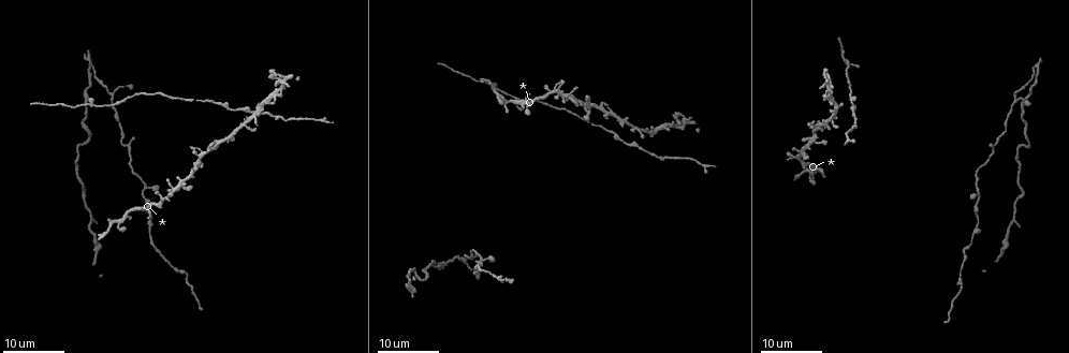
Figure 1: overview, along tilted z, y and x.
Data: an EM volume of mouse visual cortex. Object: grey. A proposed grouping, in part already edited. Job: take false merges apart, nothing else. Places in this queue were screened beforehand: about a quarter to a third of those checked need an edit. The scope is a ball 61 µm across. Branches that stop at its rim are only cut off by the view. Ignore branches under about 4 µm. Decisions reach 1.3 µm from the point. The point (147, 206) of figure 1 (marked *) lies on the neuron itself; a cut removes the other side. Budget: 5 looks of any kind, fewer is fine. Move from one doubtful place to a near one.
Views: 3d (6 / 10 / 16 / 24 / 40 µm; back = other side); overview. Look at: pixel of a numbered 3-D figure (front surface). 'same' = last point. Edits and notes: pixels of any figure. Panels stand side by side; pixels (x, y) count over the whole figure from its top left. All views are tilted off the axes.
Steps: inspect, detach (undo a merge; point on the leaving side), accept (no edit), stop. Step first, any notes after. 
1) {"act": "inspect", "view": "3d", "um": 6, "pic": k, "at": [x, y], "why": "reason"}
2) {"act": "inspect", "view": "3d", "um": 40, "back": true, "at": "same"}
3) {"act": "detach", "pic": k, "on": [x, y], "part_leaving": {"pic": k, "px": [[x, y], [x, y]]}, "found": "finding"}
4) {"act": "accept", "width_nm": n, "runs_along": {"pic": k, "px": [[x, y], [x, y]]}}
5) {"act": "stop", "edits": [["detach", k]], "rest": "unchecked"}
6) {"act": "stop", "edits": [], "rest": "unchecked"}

{"act": "inspect", "view": "3d", "um": 24, "pic": 1, "at": [123, 215], "why": "branch point"}

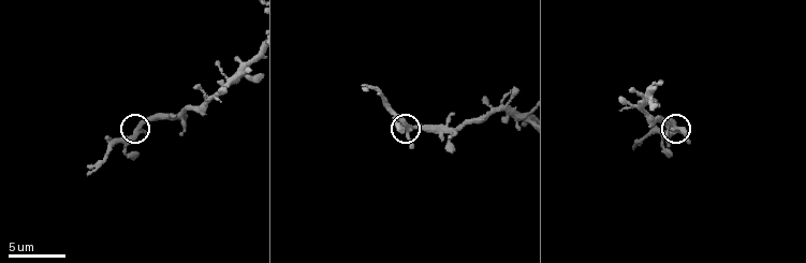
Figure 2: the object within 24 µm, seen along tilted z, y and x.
{"act": "inspect", "view": "3d", "um": 10, "pic": 2, "at": [137, 132], "why": "zoom in"}

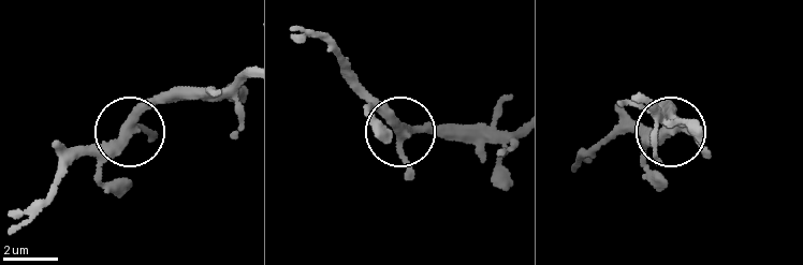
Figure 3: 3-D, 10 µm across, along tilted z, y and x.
{"act": "accept", "width_nm": 310, "runs_along": {"pic": 3, "px": [[229, 86], [171, 88], [118, 137], [71, 155]]}, "found": "continuous, no second neuron"}

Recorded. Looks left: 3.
{"act": "inspect", "view": "3d", "um": 16, "pic": 1, "at": [126, 97], "why": "thick turns thin"}

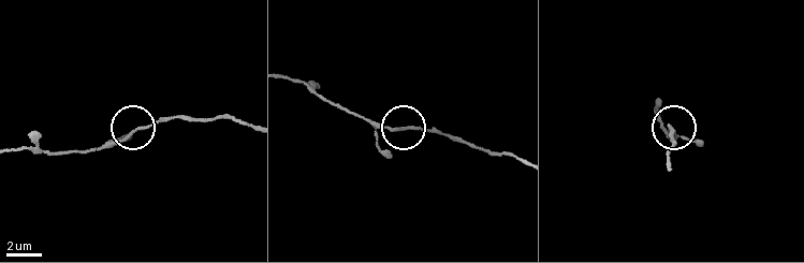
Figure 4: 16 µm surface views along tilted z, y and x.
{"act": "inspect", "view": "3d", "um": 6, "pic": 4, "at": [402, 127]}

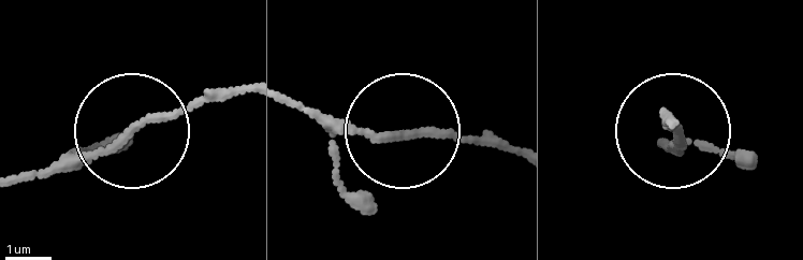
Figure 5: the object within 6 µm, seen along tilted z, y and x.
{"act": "accept", "runs_along": {"pic": 5, "px": [[520, 157], [301, 111]]}, "found": "one neuron here"}

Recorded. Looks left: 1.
{"act": "stop", "edits": [], "rest": "unchecked"}

